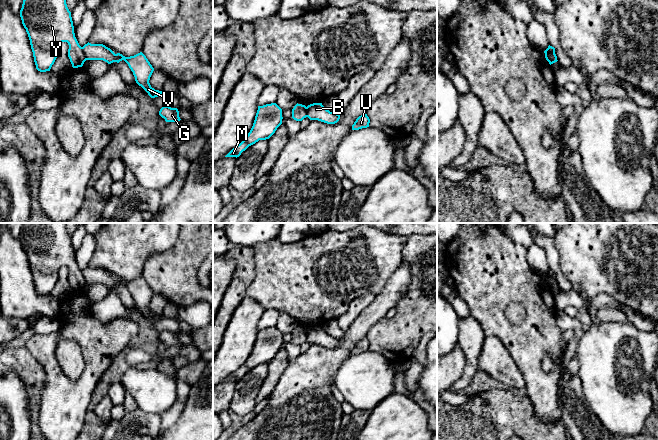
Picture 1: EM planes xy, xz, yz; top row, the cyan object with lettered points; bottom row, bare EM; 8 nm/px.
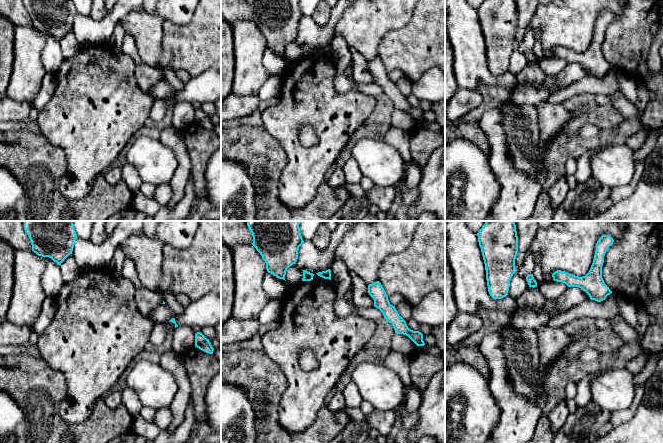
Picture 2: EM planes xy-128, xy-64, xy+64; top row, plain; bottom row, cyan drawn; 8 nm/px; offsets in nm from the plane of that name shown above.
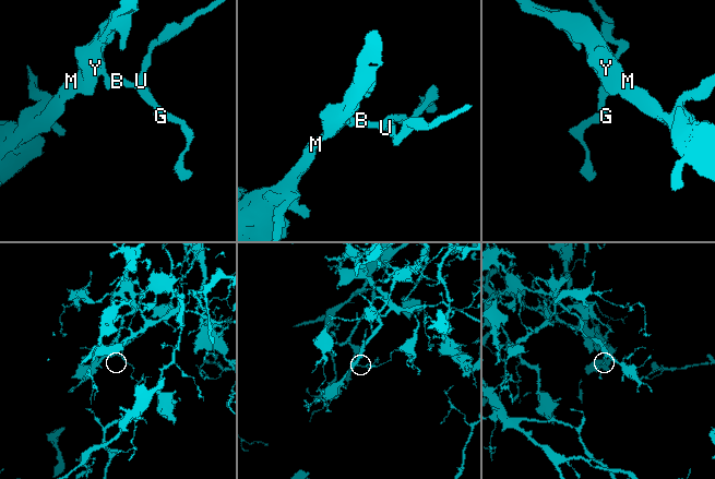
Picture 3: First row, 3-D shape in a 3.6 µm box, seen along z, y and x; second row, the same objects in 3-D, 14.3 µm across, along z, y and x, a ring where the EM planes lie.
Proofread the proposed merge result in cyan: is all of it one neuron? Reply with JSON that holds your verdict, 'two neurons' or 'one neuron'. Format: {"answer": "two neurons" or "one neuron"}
{"answer": "two neurons"}

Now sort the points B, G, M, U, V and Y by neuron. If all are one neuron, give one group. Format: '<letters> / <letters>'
B G U V / M Y

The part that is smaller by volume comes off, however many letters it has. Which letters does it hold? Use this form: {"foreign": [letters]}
{"foreign": ["B", "G", "U", "V"]}

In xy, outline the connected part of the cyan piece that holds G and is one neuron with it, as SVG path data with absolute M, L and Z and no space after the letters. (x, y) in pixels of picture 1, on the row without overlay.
M163 330L159 335L159 339L164 342L166 346L177 346L181 344L178 333L169 330Z

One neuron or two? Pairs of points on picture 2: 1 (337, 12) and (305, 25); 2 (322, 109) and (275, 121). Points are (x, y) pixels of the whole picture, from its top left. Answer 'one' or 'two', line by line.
1: one
2: one

